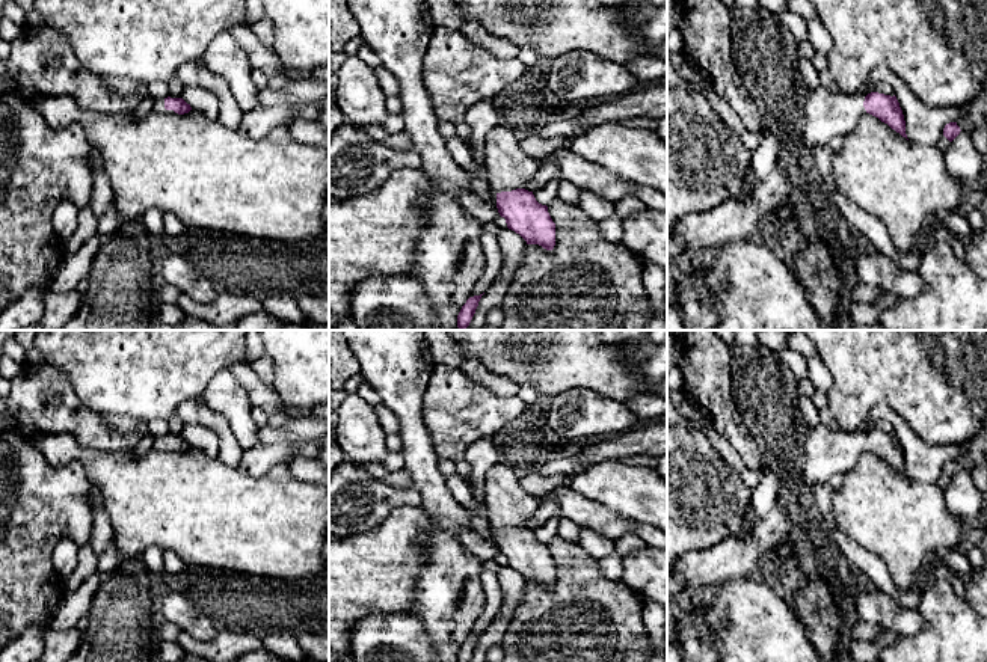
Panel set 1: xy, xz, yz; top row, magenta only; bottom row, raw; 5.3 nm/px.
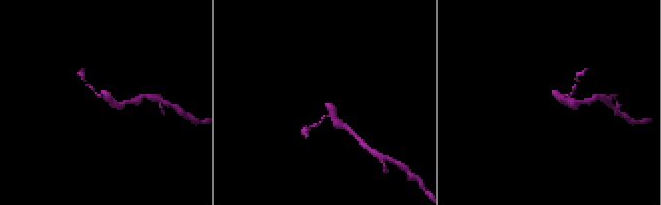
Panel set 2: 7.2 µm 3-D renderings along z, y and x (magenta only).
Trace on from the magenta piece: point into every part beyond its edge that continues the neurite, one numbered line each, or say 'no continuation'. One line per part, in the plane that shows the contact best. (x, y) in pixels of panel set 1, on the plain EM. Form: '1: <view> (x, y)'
1: xz (507, 505)

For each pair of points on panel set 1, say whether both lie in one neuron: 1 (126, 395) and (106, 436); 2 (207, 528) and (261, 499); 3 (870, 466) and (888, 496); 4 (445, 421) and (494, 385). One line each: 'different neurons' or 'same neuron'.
1: different neurons
2: same neuron
3: same neuron
4: different neurons

